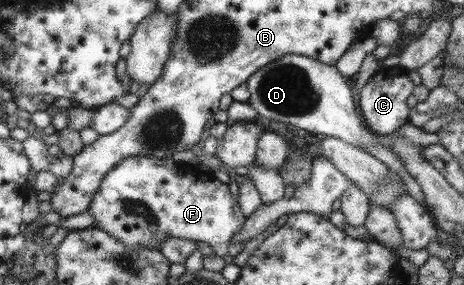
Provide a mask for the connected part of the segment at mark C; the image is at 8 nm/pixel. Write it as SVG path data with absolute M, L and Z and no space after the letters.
M381 66L358 90L358 107L361 115L363 115L363 123L367 129L380 138L393 134L393 131L397 131L408 122L408 108L412 103L411 95L415 88L408 77L408 72L399 66L394 68Z

